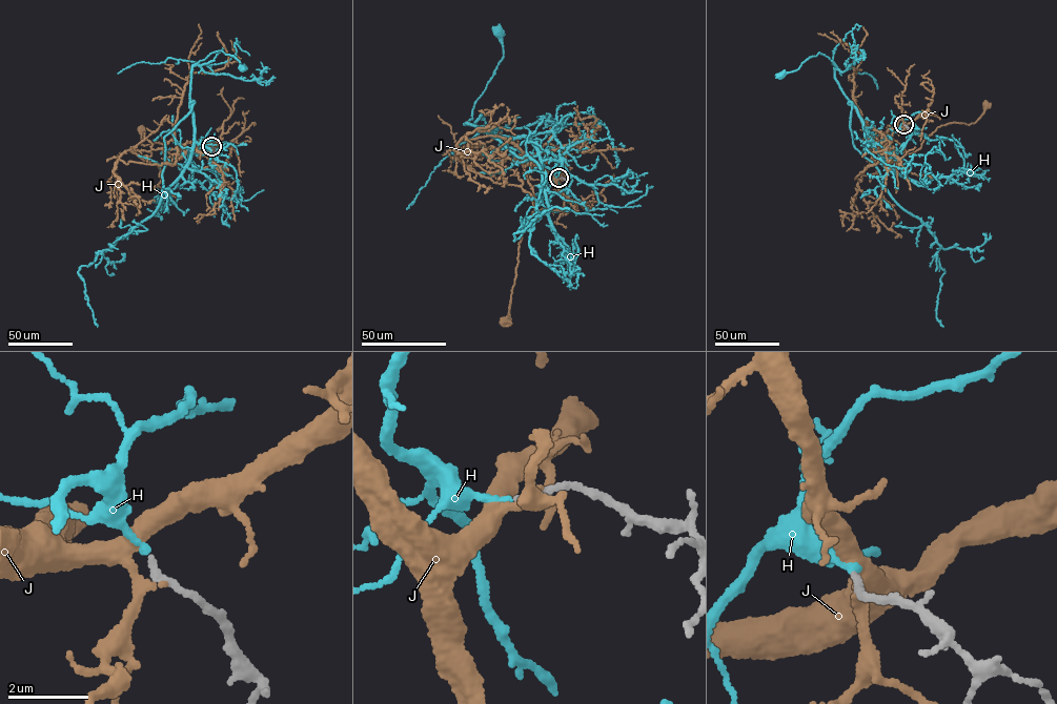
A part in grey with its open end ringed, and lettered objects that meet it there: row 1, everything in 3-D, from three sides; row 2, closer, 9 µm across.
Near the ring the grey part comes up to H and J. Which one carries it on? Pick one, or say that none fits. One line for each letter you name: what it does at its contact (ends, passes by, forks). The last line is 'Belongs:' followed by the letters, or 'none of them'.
H: it ends
Belongs: H

